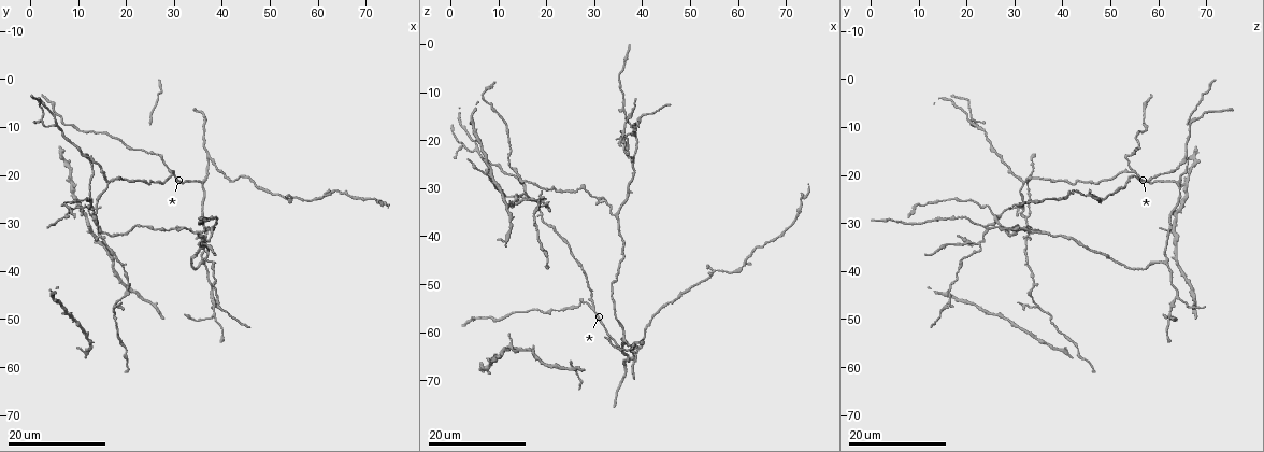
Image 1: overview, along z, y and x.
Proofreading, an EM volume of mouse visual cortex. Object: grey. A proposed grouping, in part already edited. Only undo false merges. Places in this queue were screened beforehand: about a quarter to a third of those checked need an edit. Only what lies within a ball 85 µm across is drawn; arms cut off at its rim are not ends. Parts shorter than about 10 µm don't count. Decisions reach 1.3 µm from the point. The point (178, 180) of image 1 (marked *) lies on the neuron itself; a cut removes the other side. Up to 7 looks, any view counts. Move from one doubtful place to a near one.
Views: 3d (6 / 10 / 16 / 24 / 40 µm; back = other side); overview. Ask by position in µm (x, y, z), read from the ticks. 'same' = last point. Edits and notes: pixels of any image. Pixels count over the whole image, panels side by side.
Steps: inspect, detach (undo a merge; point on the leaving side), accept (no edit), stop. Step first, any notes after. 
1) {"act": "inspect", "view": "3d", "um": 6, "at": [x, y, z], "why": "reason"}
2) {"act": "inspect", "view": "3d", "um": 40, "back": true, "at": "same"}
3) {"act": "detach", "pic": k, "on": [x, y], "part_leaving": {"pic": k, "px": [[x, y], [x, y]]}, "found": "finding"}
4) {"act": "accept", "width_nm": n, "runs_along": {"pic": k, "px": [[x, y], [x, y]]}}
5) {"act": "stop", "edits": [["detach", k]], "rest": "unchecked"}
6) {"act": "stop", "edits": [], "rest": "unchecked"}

{"act": "inspect", "view": "3d", "um": 24, "at": [29.5, 19.0, 54.5], "why": "three arms meet"}

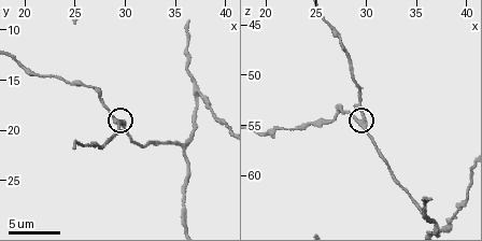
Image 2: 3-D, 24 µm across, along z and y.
{"act": "inspect", "view": "3d", "um": 6, "at": "same"}

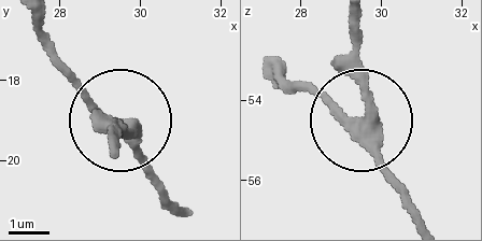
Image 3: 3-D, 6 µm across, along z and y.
{"act": "accept", "arms": 3, "runs_along": {"pic": 3, "px": [[412, 206], [374, 126], [295, 85]]}, "found": "all the same neuron"}

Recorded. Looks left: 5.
{"act": "inspect", "view": "3d", "um": 24, "at": [37.5, 16.0, 65.5], "why": "a fork"}

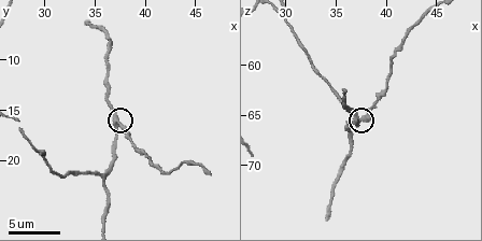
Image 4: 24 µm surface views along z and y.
{"act": "inspect", "view": "3d", "um": 10, "at": "same"}

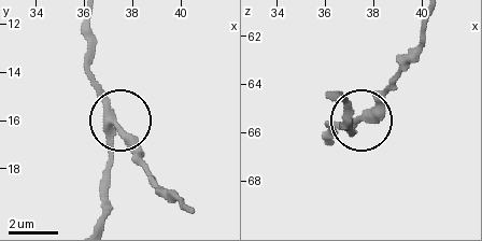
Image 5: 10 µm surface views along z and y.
{"act": "accept", "arms": 3, "found": "one neuron here"}

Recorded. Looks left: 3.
{"act": "inspect", "view": "3d", "um": 16, "at": [36.5, 34.5, 22.0], "why": "arms run side by side"}

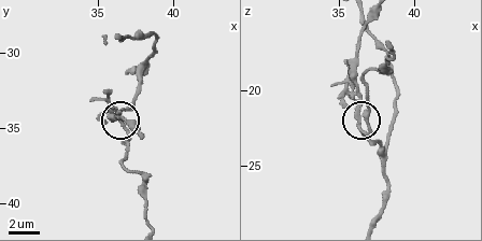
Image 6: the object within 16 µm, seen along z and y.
{"act": "inspect", "view": "3d", "um": 10, "at": "same"}

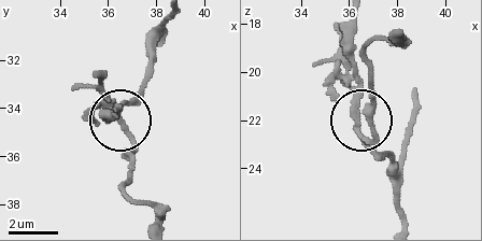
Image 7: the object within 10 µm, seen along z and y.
{"act": "detach", "pic": 7, "on": [94, 119], "width_nm": 200, "part_leaving": {"pic": 7, "px": [[354, 128], [360, 93], [354, 18]]}, "found": "a second neuron is stuck on"}

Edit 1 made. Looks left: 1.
{"act": "stop", "edits": [["detach", 7]], "rest": "unchecked"}

